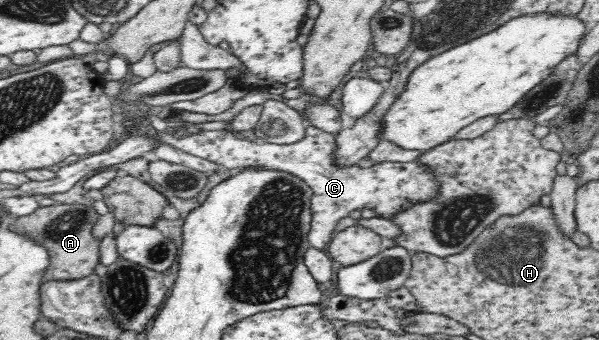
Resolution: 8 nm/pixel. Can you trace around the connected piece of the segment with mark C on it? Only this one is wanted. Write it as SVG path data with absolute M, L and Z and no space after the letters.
M306 125L306 137L290 145L258 144L254 141L239 139L227 129L220 131L202 131L197 134L179 135L171 130L158 132L163 143L216 162L219 167L246 170L277 170L290 173L307 183L312 188L312 221L308 239L310 247L321 250L332 239L336 224L348 217L354 209L372 209L380 218L391 219L399 211L405 210L416 202L425 202L439 192L434 174L430 167L417 161L382 161L368 169L361 169L358 164L339 167L335 164L333 153L336 147L335 135L326 133L318 127Z

